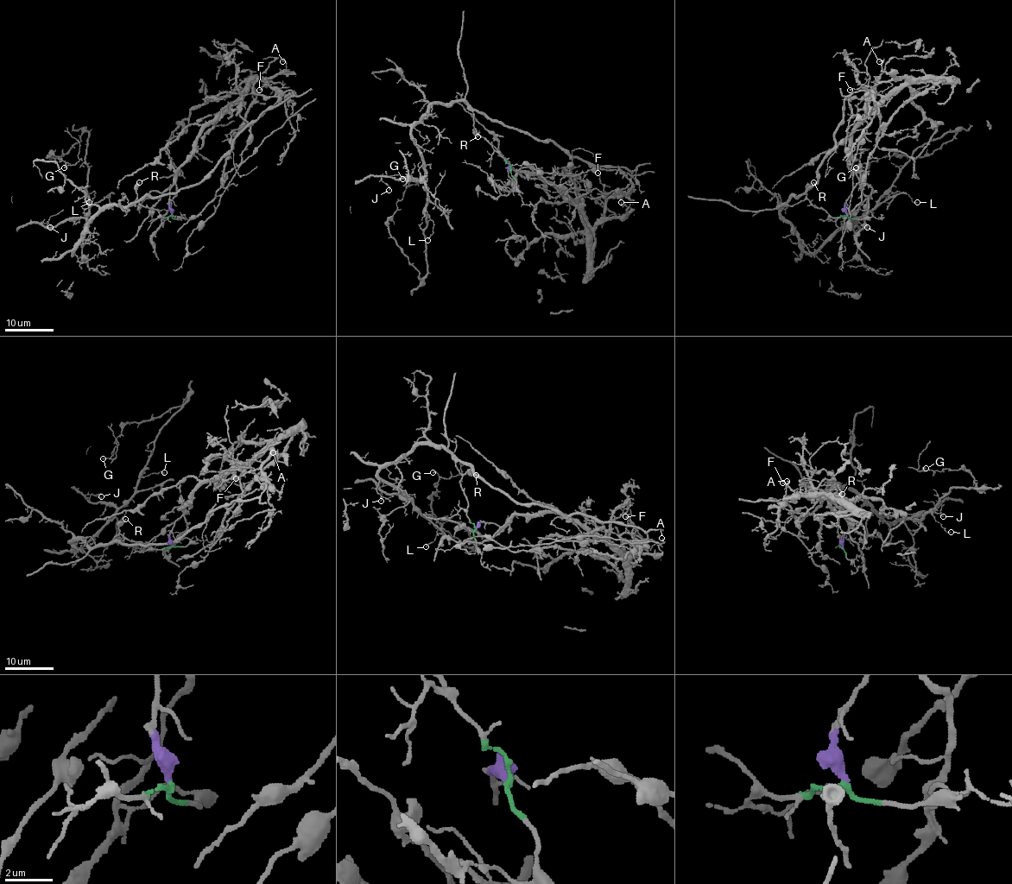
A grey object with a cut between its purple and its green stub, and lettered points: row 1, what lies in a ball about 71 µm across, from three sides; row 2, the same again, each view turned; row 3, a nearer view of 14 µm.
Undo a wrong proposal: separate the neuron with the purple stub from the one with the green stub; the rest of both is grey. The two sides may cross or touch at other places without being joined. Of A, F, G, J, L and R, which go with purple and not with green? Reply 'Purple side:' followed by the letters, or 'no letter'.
Purple side: A, F

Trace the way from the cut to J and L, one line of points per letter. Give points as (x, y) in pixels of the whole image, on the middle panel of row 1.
J: (510, 169), (476, 130), (472, 110), (464, 101), (435, 103), (412, 132), (424, 175), (381, 177), (388, 190)
L: (510, 169), (476, 130), (472, 110), (464, 101), (435, 103), (412, 129), (433, 228), (427, 240)

